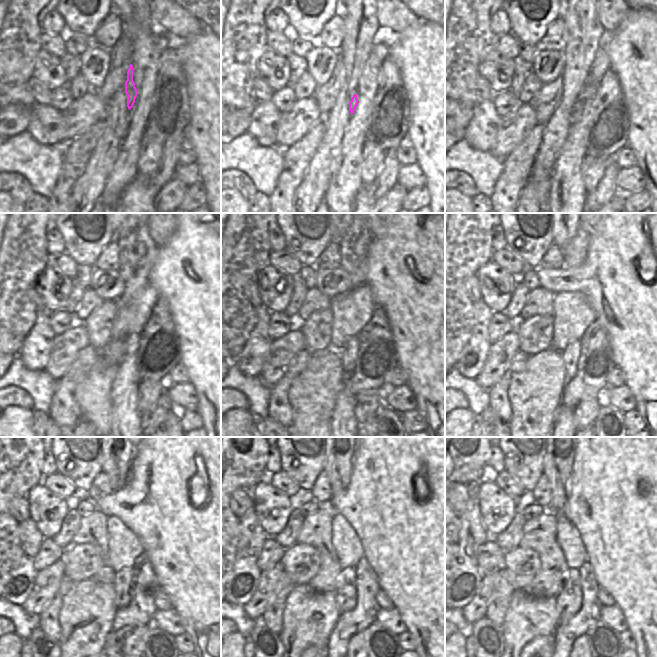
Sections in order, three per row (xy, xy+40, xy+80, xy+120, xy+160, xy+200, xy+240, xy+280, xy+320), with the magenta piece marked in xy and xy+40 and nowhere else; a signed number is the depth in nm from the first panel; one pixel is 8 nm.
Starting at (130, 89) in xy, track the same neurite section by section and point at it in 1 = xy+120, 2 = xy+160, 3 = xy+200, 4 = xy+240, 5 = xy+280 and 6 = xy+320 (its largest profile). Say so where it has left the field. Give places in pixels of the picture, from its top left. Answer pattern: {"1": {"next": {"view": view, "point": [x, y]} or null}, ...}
{"1": {"next": {"view": "xy+120", "point": [132, 342]}}, "2": {"next": {"view": "xy+160", "point": [349, 354]}}, "3": {"next": {"view": "xy+200", "point": [571, 354]}}, "4": {"next": {"view": "xy+240", "point": [122, 581]}}, "5": {"next": {"view": "xy+280", "point": [346, 597]}}, "6": {"next": {"view": "xy+320", "point": [569, 600]}}}

